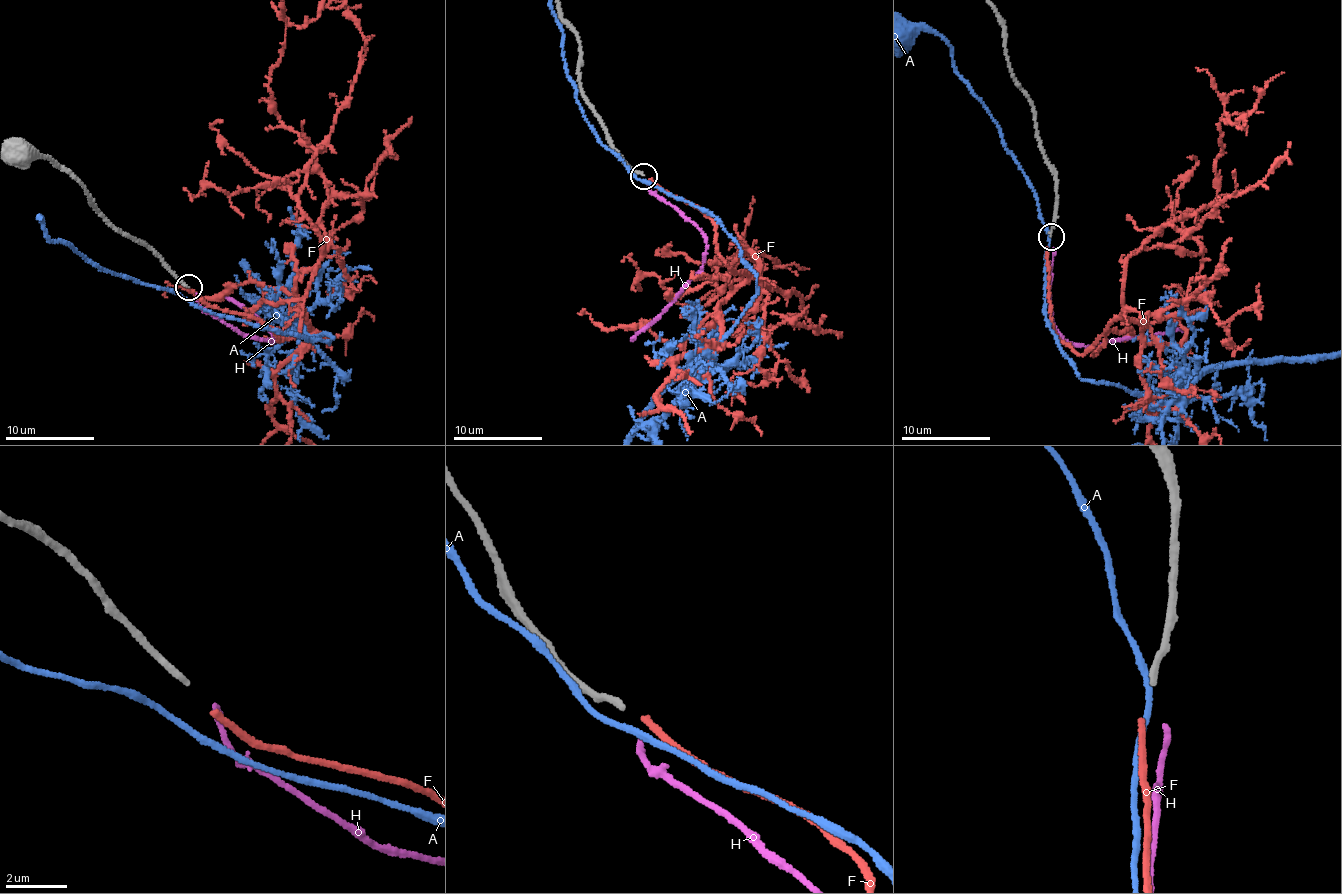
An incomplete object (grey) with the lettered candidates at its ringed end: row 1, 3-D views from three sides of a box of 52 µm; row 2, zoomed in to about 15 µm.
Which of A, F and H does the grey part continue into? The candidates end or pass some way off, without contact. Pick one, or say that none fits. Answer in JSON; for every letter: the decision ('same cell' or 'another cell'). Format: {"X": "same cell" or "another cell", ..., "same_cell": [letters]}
{"A": "another cell", "F": "another cell", "H": "same cell", "same_cell": ["H"]}

